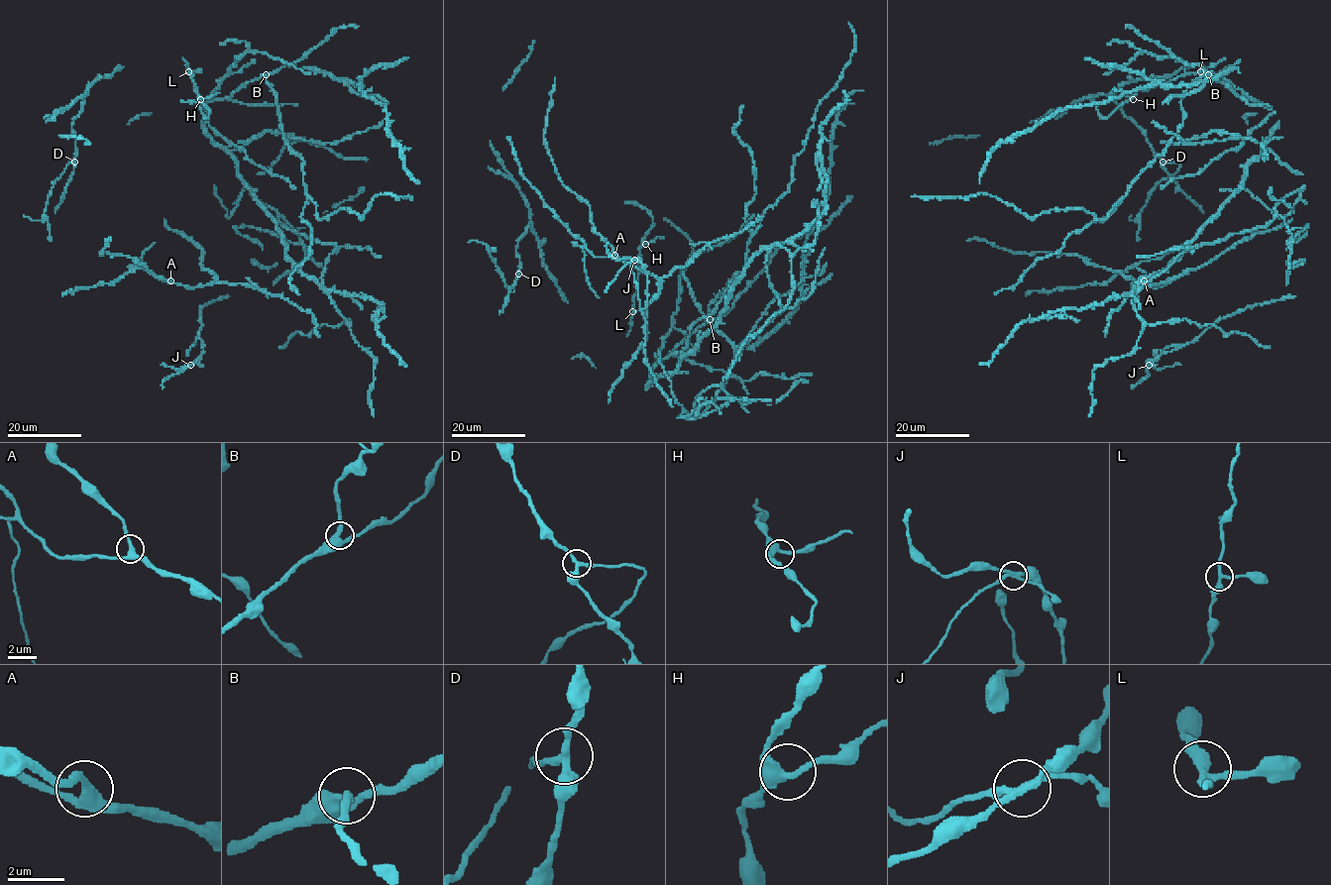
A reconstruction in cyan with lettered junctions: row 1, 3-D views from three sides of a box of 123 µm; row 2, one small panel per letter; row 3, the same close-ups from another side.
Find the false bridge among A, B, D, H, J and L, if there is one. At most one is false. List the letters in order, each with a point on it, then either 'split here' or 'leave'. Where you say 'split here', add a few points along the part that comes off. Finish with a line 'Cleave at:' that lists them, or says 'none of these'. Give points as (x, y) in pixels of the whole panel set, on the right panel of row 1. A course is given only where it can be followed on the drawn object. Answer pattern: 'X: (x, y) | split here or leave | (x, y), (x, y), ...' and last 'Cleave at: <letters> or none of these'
A: (1144, 280) | leave
B: (1208, 74) | leave
D: (1163, 162) | leave
H: (1133, 99) | leave
J: (1149, 365) | split here | (1149, 365), (1161, 369), (1180, 365)
L: (1200, 71) | leave
Cleave at: J

